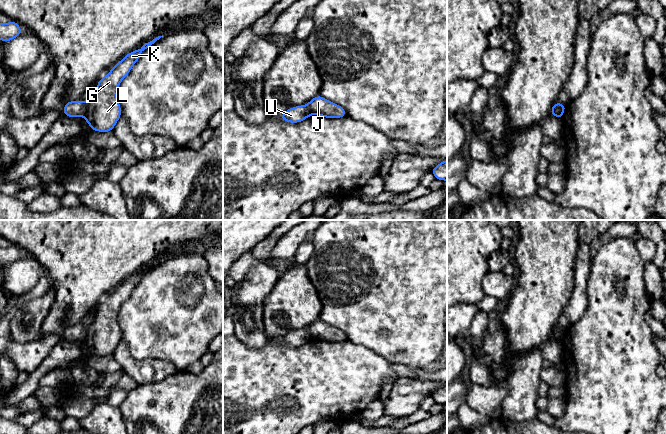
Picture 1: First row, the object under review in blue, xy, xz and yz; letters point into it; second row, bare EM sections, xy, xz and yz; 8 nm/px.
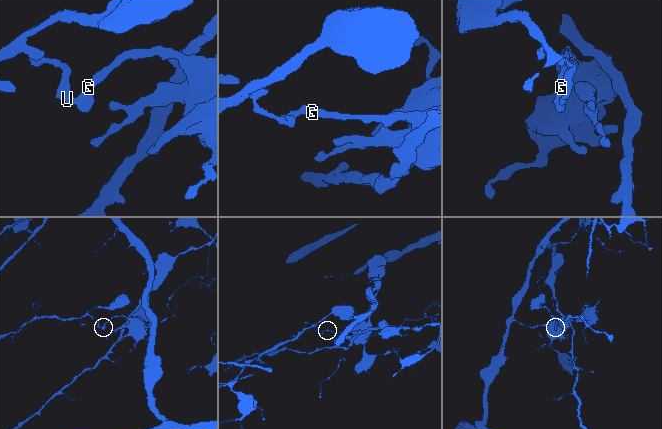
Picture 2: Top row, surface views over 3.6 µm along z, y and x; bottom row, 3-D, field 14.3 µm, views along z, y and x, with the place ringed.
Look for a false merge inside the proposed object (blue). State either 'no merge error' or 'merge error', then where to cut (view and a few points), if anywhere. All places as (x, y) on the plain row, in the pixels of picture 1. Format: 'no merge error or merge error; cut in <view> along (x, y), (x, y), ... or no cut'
merge error; cut in xy along (86, 327), (82, 339)

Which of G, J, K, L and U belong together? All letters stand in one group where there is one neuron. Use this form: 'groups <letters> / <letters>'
groups G J K L / U

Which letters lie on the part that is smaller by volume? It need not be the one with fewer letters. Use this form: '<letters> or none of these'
U

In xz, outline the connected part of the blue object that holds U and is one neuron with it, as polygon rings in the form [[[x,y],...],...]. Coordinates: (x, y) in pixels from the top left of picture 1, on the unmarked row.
[[[307,329],[292,331],[281,338],[280,343],[289,347],[298,347],[311,339]]]

